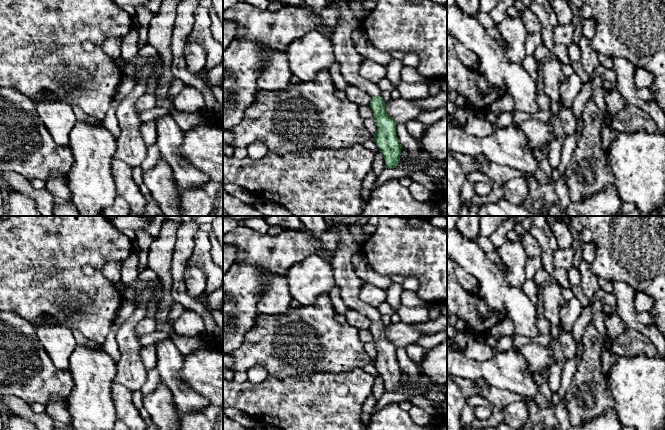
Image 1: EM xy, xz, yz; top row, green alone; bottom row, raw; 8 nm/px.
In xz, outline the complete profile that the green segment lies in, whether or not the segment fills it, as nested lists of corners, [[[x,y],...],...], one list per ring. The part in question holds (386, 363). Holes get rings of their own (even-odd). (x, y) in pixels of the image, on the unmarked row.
[[[336,222],[328,223],[332,224],[338,237],[338,249],[331,261],[335,285],[339,288],[340,296],[343,299],[344,303],[350,309],[366,316],[372,322],[370,331],[373,335],[373,341],[377,350],[377,354],[374,358],[373,364],[378,370],[379,375],[383,379],[383,382],[385,384],[385,391],[397,391],[397,388],[400,385],[402,370],[396,358],[396,346],[386,337],[385,325],[380,320],[381,315],[377,308],[369,306],[359,298],[359,291],[363,286],[364,281],[362,281],[356,274],[354,265],[352,264],[352,259],[361,250],[361,246],[354,240],[351,232],[349,231],[349,226]]]

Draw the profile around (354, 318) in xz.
[[[352,309],[345,314],[347,323],[356,327],[358,330],[370,330],[372,322],[361,313]]]

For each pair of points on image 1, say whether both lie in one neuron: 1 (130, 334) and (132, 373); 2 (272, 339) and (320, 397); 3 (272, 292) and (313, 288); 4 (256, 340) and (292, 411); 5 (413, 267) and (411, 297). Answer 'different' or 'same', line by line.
1: same
2: different
3: different
4: different
5: different

